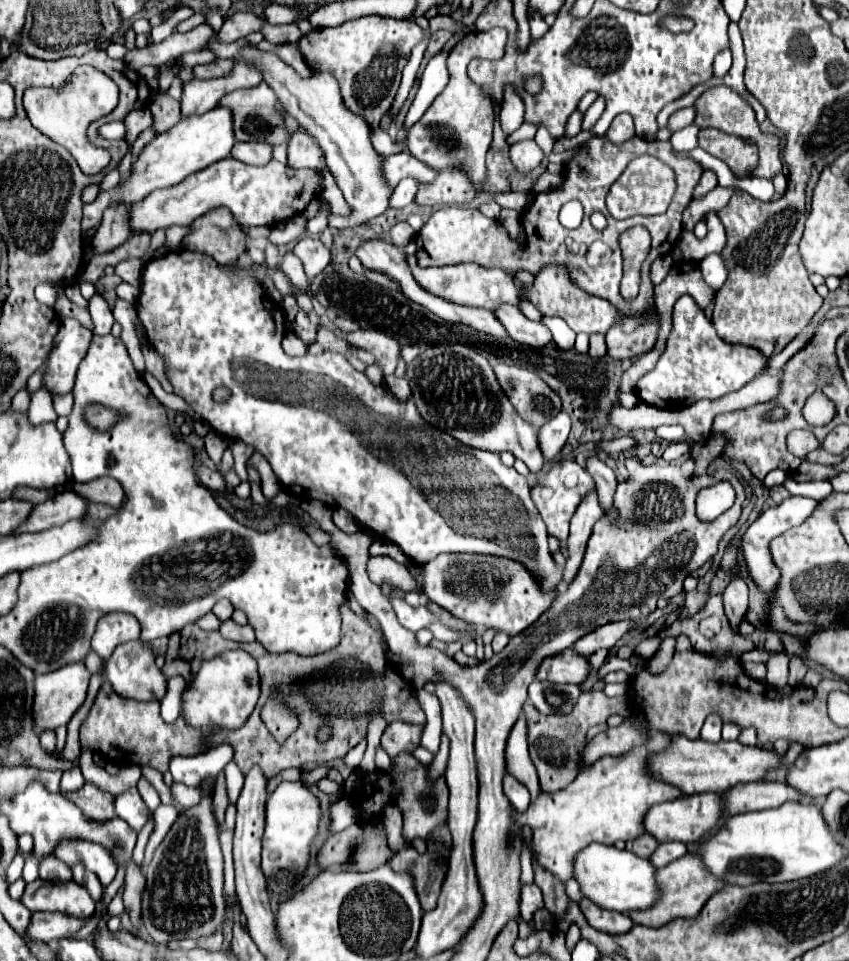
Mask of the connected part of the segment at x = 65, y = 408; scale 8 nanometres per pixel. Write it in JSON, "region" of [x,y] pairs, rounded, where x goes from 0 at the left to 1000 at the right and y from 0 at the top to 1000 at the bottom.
{"region":[[[78,408],[78,410],[66,410],[64,412],[64,425],[68,429],[68,433],[80,433],[85,429],[85,408]]]}

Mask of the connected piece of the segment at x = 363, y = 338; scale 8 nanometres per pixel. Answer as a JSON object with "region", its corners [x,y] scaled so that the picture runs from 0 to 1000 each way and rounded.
{"region":[[[419,343],[408,348],[408,356],[415,362],[426,362],[441,368],[443,381],[448,381],[450,389],[464,389],[464,383],[471,375],[471,358],[445,343]]]}

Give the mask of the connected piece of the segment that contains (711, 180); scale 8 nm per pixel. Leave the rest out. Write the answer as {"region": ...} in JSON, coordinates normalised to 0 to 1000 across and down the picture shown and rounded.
{"region":[[[829,177],[824,189],[822,189],[820,198],[817,198],[817,206],[824,206],[827,202],[834,202],[834,200],[841,198],[843,194],[846,194],[846,183],[843,183],[843,179],[841,179],[841,177]]]}

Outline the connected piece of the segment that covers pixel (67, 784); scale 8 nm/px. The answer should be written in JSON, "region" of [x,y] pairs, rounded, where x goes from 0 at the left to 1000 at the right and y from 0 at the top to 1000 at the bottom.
{"region":[[[87,797],[85,801],[78,801],[78,803],[75,803],[75,807],[73,807],[71,818],[73,818],[73,822],[71,822],[73,826],[85,824],[85,822],[92,822],[94,818],[99,818],[99,807],[94,805],[94,799],[92,799],[92,797]]]}

